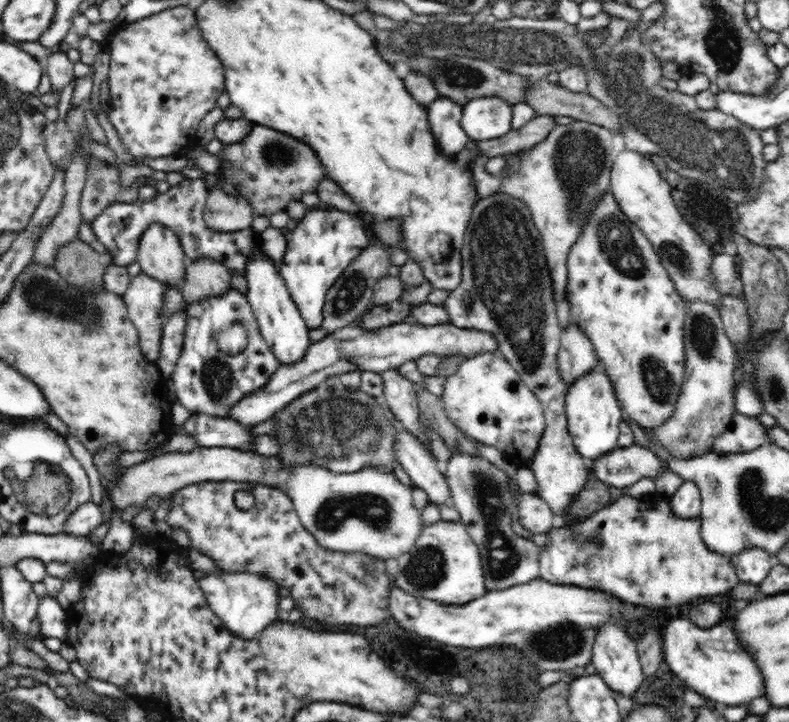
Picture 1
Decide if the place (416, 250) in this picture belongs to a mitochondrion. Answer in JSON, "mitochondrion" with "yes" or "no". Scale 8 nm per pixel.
{"mitochondrion":"no"}

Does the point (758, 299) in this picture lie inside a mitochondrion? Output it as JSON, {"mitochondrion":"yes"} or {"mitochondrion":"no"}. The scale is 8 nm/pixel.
{"mitochondrion":"no"}

